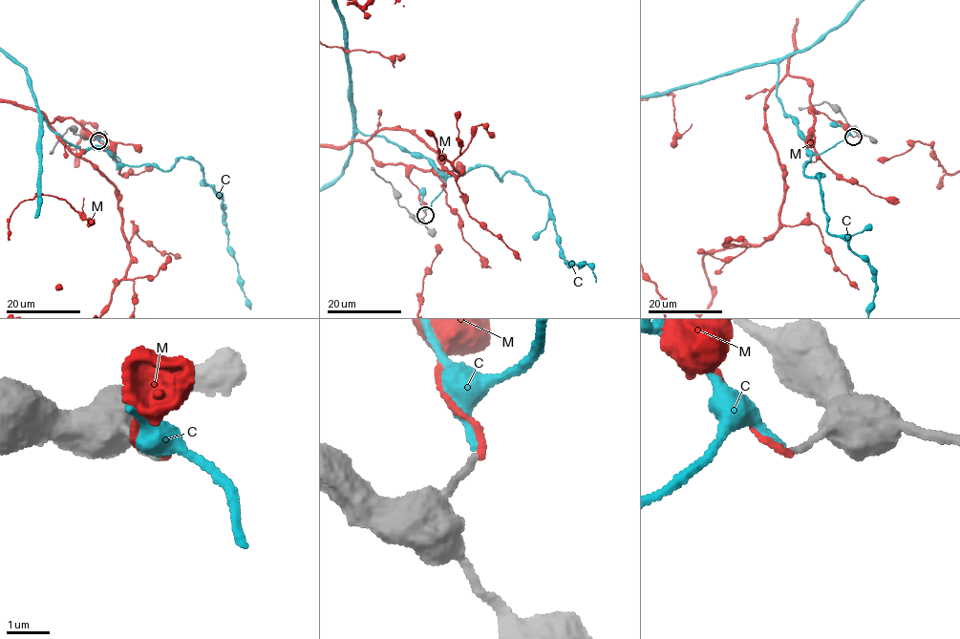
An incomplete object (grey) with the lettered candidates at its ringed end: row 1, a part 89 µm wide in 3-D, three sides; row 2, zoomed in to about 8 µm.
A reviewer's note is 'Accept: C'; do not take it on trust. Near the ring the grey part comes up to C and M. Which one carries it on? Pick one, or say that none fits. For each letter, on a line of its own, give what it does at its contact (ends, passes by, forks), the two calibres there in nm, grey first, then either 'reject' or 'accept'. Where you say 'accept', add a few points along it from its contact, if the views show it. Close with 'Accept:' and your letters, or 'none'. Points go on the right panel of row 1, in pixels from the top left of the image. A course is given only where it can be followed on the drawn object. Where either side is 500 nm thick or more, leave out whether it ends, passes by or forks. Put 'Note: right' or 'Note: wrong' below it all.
C: it ends there; 130 nm thick on the grey side, 180 nm on the other; accept
M: it ends there; 140 nm thick on the grey side, 140 nm on the other; reject
Accept: C
Note: right

